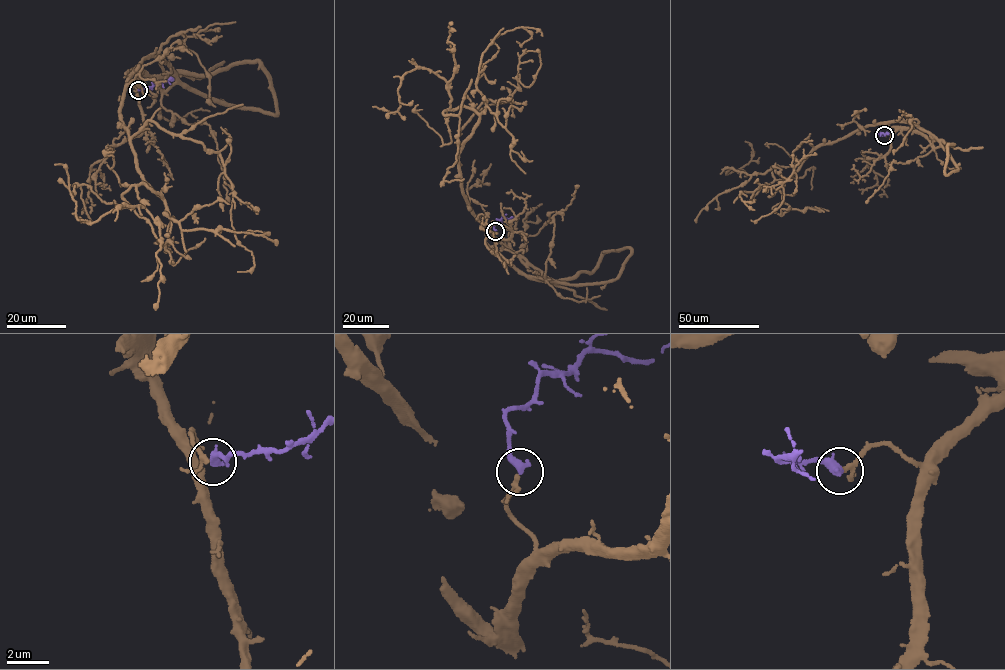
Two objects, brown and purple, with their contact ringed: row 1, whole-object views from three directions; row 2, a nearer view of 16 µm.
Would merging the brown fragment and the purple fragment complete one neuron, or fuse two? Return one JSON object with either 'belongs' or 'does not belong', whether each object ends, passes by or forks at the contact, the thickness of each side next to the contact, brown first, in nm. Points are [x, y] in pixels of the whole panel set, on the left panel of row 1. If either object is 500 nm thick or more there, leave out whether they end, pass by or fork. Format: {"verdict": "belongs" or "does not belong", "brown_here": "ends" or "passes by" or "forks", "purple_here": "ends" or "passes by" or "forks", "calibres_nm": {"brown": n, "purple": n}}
{"verdict": "belongs", "brown_here": "passes by", "purple_here": "ends", "calibres_nm": {"brown": 170, "purple": 440}}

